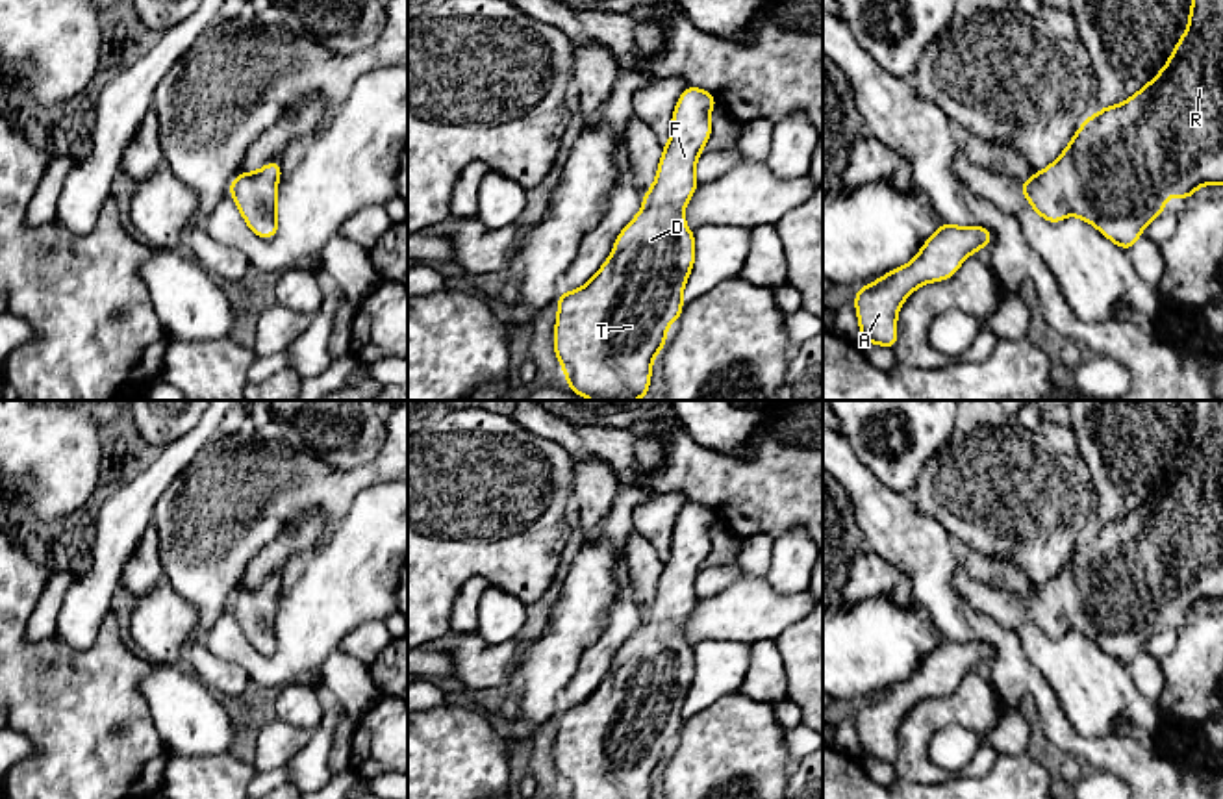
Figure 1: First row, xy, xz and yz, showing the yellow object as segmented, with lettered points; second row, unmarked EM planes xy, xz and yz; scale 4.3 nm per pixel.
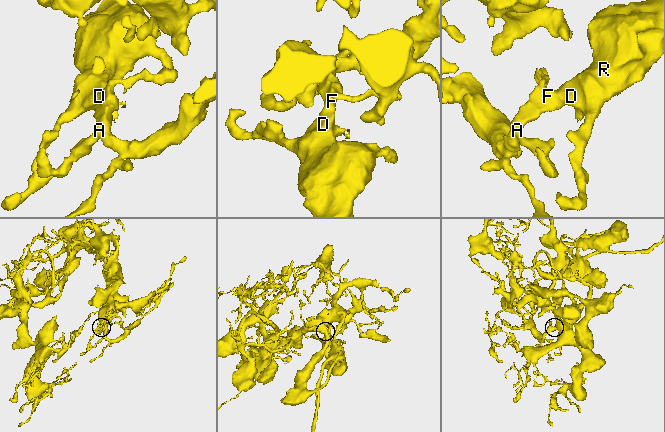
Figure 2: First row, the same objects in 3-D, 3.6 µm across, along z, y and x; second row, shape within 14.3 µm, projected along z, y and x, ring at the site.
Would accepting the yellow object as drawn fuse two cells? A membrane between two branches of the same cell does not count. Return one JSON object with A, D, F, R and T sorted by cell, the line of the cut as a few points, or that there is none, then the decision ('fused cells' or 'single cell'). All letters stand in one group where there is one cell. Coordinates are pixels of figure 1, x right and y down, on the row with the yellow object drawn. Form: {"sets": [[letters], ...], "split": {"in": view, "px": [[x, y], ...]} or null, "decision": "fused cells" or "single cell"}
{"sets": [["A", "D", "F", "R", "T"]], "split": null, "decision": "single cell"}

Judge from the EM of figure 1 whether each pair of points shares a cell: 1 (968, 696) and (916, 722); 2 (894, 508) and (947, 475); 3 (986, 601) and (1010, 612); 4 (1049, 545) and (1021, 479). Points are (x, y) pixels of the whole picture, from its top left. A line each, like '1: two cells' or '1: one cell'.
1: one cell
2: two cells
3: one cell
4: one cell

